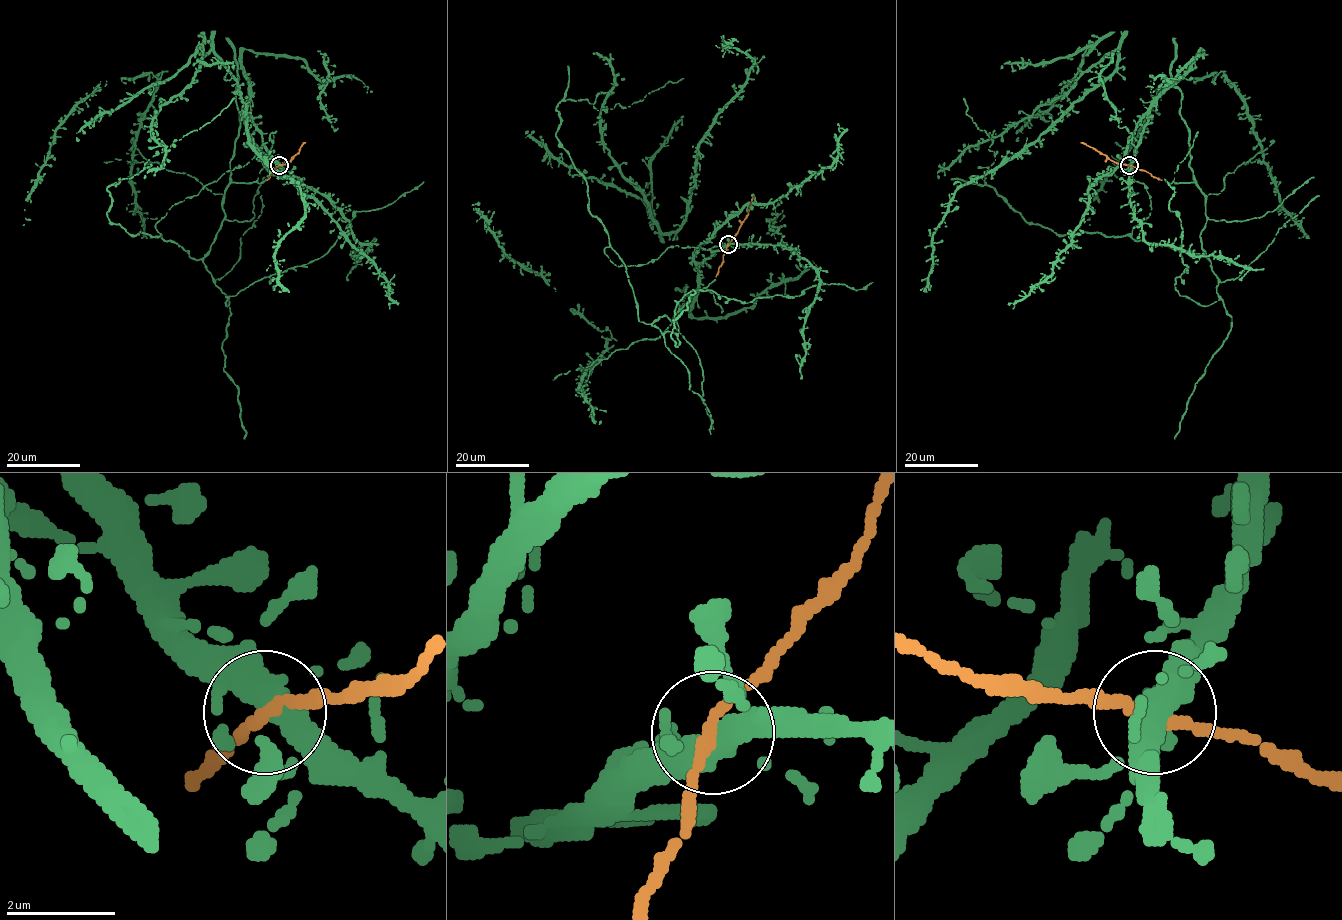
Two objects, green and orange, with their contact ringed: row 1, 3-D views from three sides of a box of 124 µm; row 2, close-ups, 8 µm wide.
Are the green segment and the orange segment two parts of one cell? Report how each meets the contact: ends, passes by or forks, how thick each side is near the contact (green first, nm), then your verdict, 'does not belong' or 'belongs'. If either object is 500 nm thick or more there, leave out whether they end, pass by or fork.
green forks; orange passes by; calibres 360 and 220 nm; belongs

